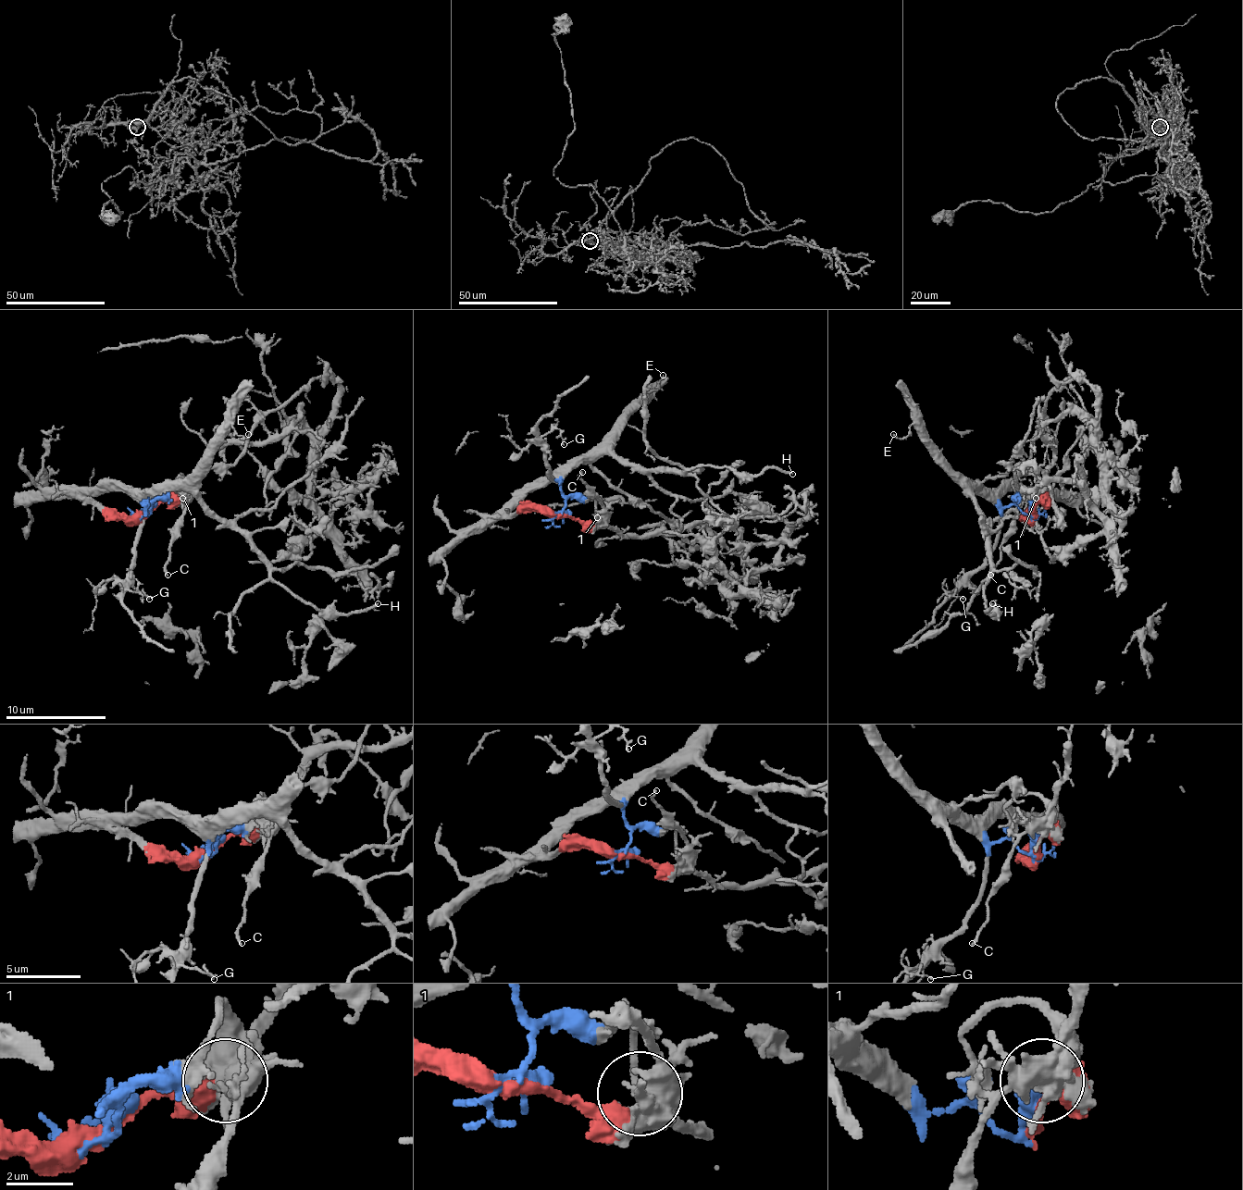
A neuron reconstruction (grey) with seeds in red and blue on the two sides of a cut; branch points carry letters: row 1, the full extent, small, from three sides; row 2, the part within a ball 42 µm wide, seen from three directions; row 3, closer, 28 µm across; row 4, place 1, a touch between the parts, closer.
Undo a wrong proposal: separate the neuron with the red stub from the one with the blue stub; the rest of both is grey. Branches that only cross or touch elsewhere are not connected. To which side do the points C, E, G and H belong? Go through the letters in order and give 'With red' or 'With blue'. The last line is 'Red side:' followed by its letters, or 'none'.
C: With red
E: With blue
G: With blue
H: With blue
Red side: C

